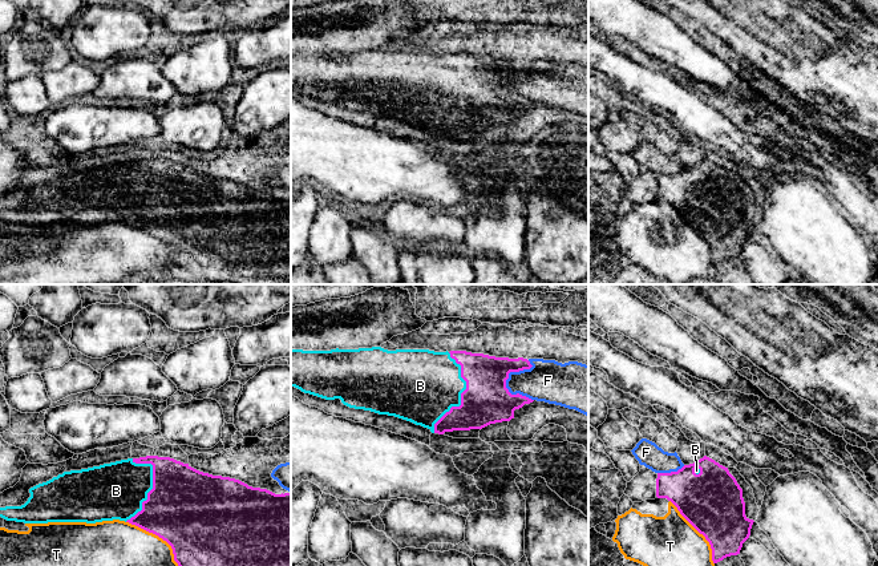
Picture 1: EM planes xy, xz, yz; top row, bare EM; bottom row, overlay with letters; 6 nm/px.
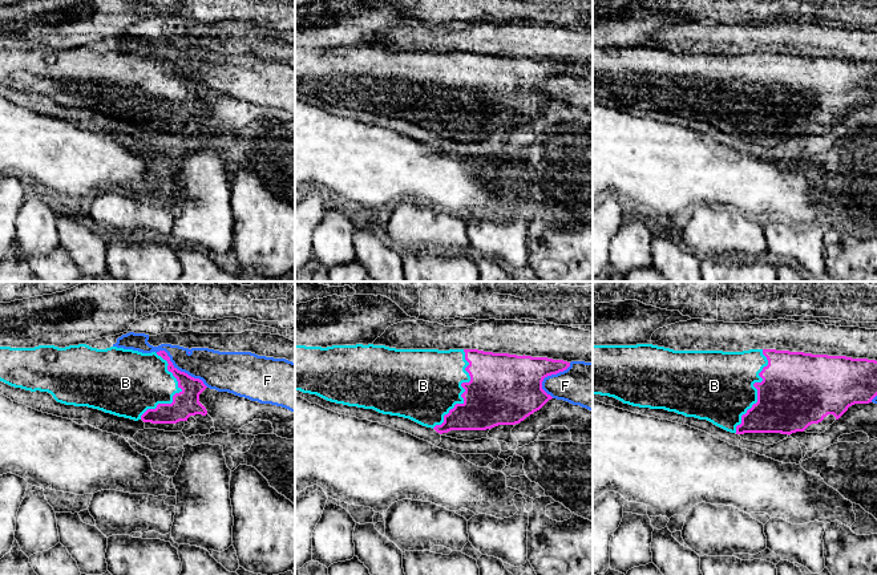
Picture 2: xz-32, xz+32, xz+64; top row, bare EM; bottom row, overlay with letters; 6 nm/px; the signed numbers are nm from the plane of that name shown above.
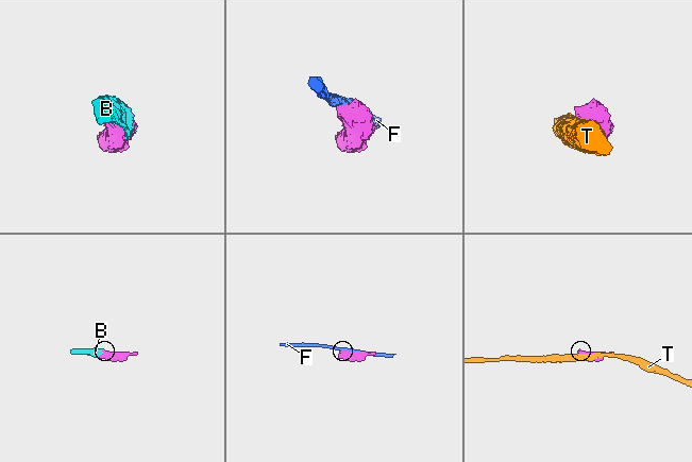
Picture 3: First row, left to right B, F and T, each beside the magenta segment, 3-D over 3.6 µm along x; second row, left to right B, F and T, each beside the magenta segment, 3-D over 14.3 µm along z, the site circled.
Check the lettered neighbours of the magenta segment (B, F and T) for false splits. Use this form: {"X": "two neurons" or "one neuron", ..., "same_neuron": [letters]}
{"B": "one neuron", "F": "two neurons", "T": "two neurons", "same_neuron": ["B"]}

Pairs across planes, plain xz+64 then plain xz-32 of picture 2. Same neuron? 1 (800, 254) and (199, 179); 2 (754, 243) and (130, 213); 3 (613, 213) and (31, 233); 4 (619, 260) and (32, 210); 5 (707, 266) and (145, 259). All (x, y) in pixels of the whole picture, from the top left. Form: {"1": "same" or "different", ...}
{"1": "same", "2": "same", "3": "different", "4": "same", "5": "same"}

